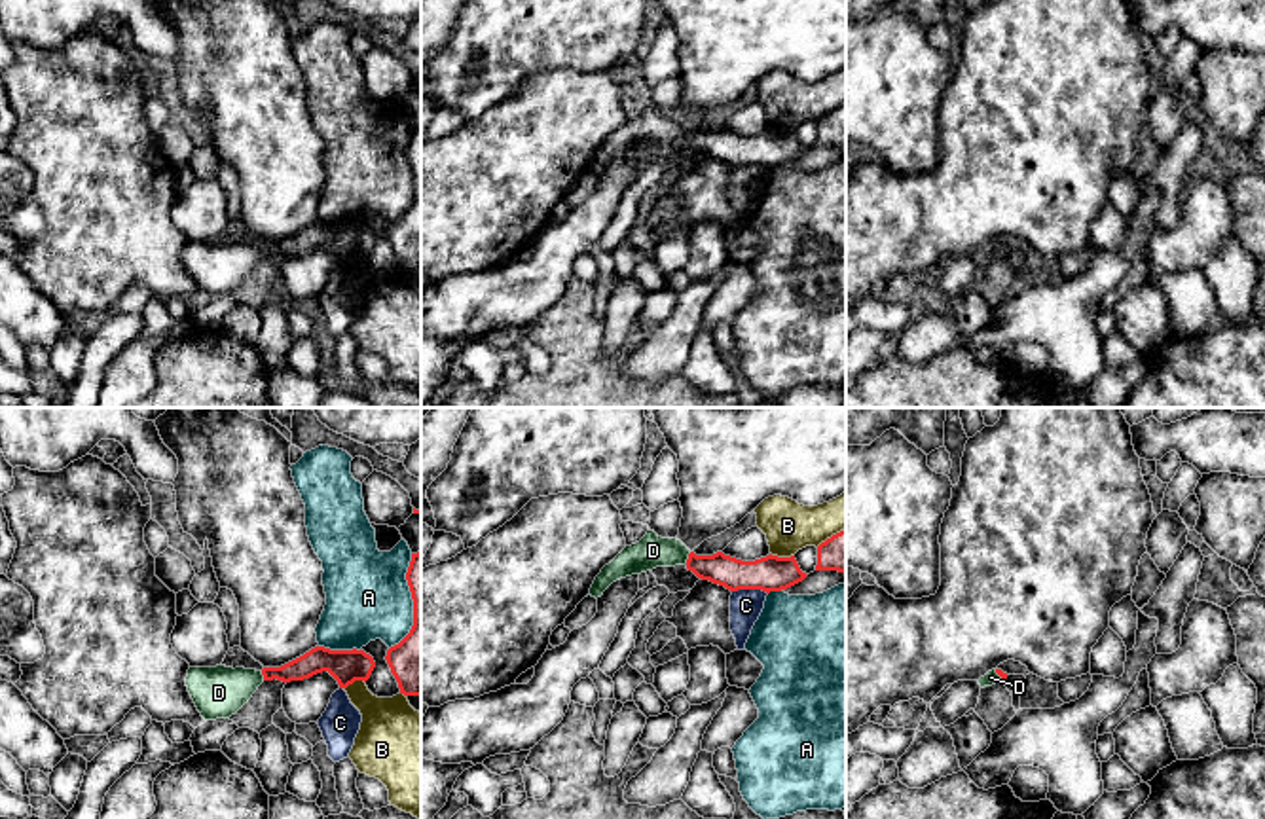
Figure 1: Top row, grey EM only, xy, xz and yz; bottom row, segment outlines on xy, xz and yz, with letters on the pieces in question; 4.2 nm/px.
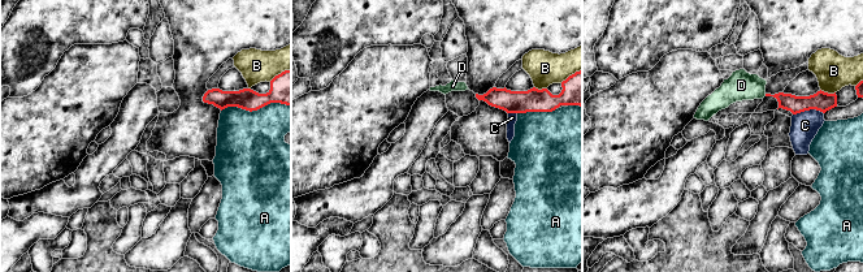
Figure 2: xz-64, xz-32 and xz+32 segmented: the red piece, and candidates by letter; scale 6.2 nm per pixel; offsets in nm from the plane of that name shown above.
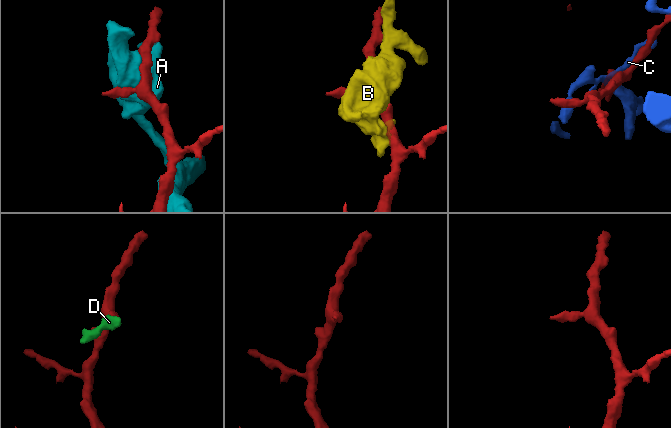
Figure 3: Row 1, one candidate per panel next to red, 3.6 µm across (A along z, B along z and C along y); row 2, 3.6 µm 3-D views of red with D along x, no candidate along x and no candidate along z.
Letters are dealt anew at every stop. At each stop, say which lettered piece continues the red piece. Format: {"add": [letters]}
{"add": ["D"]}

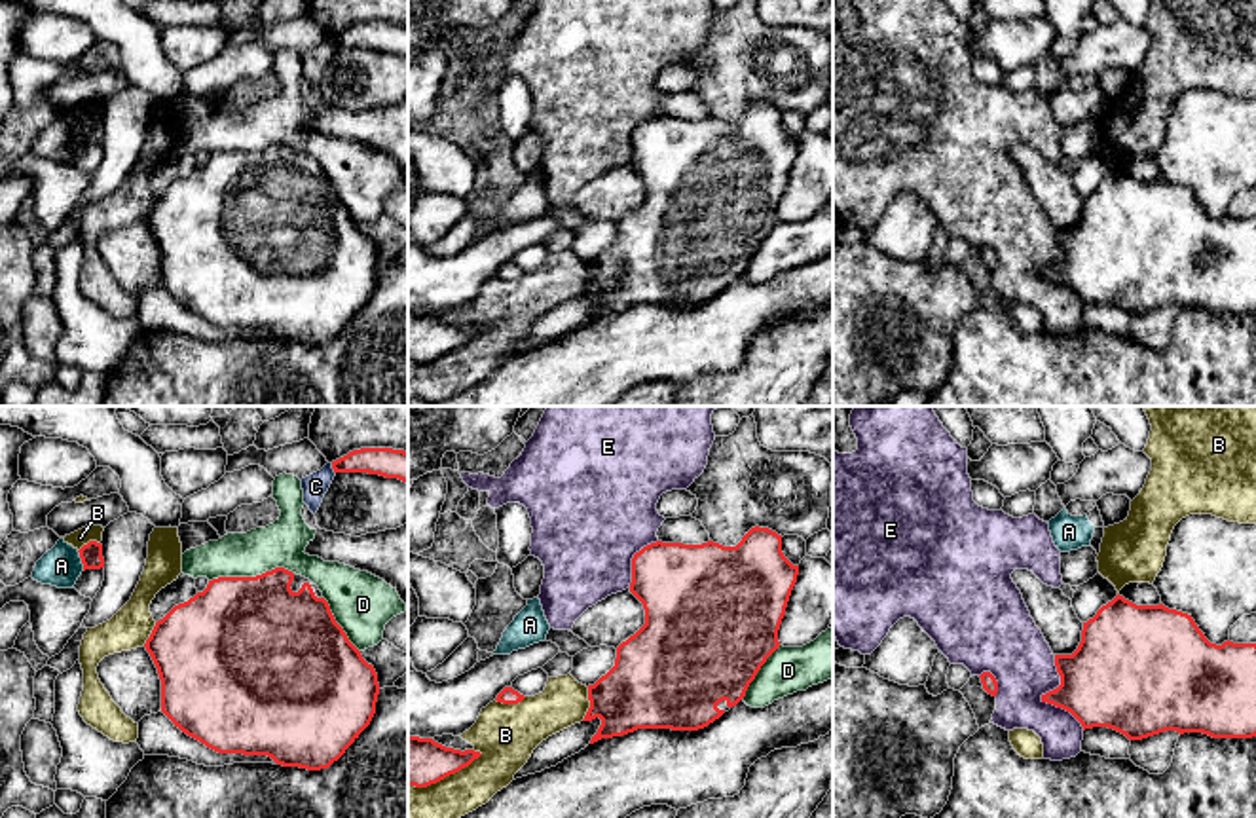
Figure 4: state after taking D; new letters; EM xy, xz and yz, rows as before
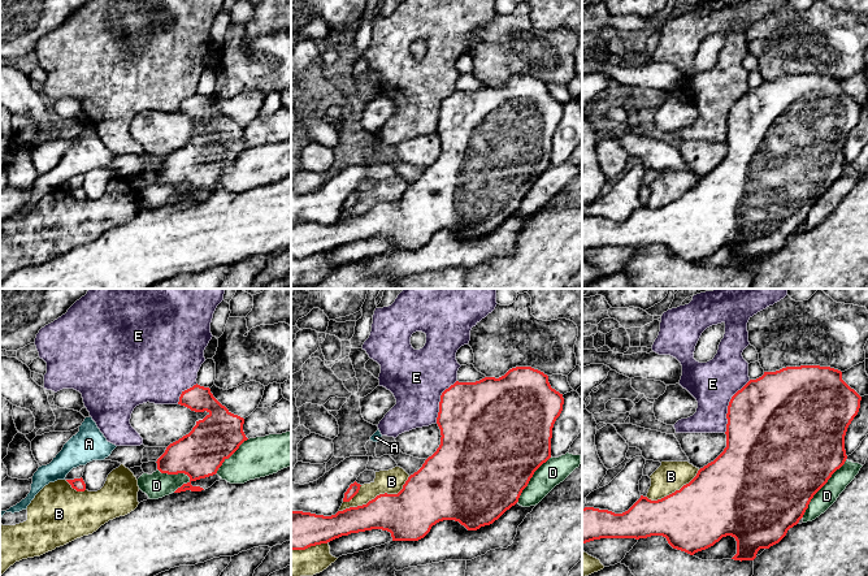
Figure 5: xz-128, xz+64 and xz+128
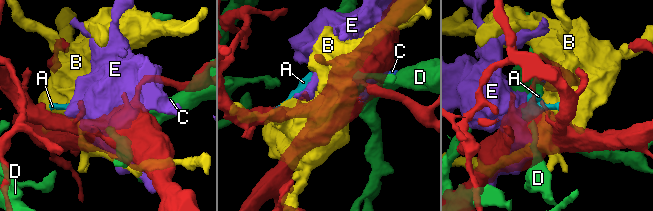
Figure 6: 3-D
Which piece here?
{"add": []}

